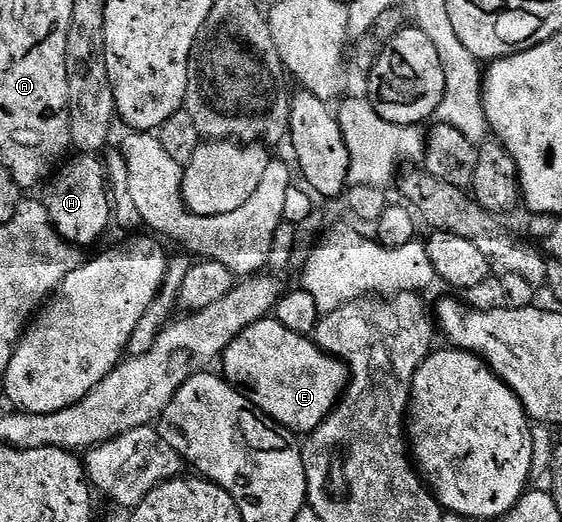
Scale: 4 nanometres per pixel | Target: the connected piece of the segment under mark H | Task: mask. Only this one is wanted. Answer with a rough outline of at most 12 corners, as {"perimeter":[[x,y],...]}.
{"perimeter":[[80,153],[41,200],[63,239],[88,247],[110,226],[100,158]]}

